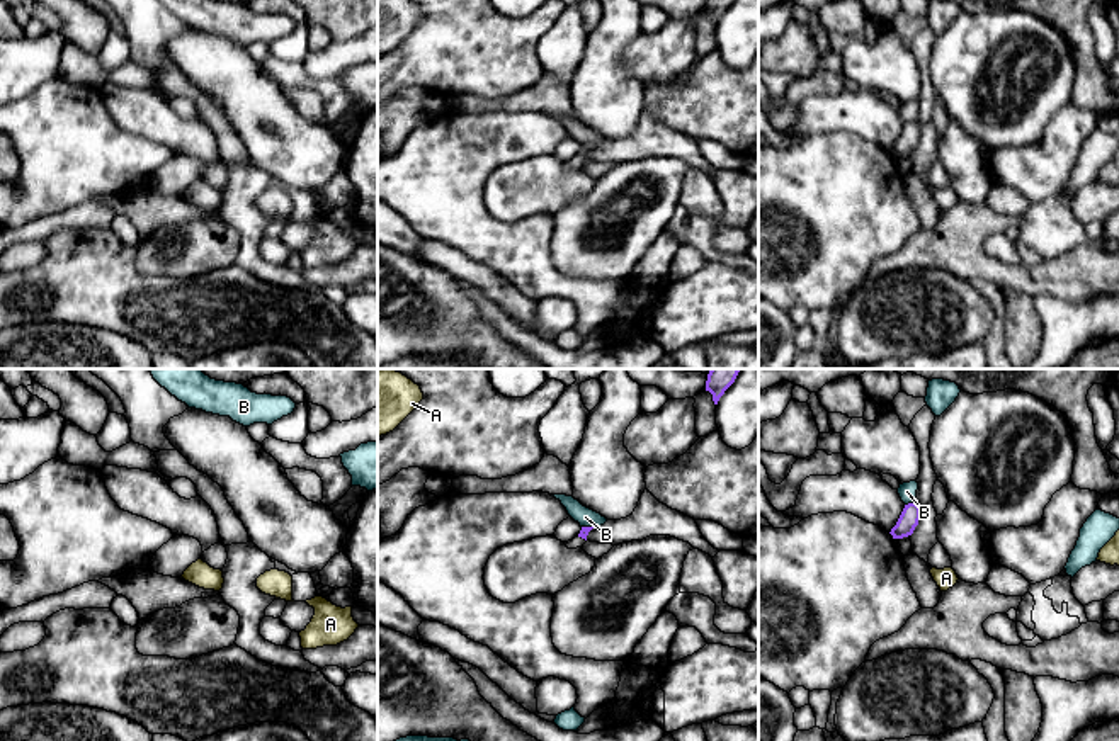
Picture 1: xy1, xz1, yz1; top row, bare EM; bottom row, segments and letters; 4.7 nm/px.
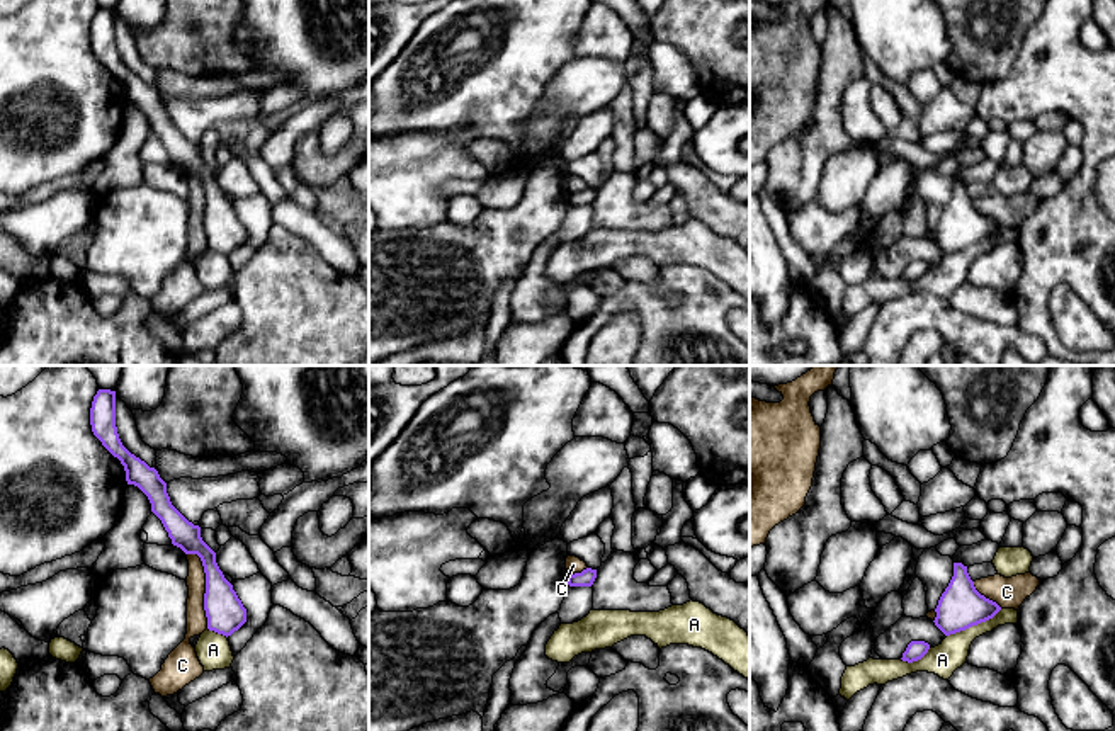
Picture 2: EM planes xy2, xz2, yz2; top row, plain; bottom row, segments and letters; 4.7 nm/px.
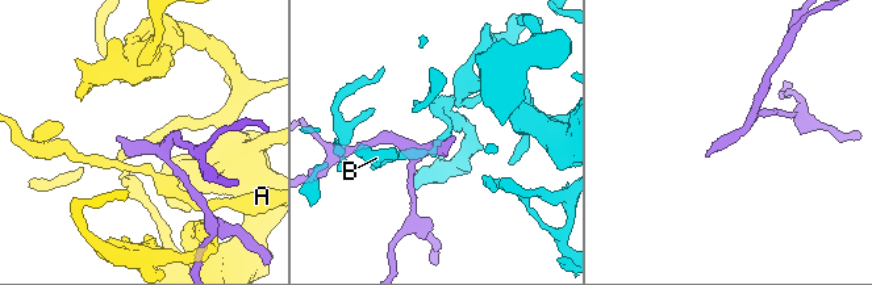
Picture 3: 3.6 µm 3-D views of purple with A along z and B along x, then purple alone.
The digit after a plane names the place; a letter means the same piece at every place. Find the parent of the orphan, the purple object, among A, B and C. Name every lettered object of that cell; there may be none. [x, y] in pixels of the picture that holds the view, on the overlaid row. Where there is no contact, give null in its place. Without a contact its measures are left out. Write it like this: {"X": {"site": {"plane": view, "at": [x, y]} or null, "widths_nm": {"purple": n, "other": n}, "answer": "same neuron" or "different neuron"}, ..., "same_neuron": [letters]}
{"A": {"site": {"plane": "yz2", "at": [974, 624]}, "widths_nm": {"purple": 220, "other": 150}, "answer": "different neuron"}, "B": {"site": {"plane": "yz1", "at": [910, 503]}, "widths_nm": {"purple": 90, "other": 90}, "answer": "different neuron"}, "C": {"site": {"plane": "xy2", "at": [206, 587]}, "widths_nm": {"purple": 180, "other": 100}, "answer": "different neuron"}, "same_neuron": []}

